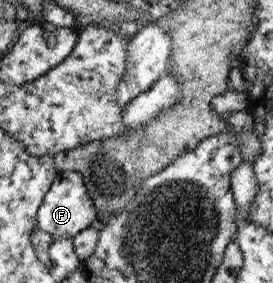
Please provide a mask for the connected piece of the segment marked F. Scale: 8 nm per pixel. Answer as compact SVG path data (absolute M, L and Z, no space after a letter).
M58 172L37 211L37 227L48 236L49 242L60 237L74 238L84 229L99 224L100 220L101 217L86 190L83 178L77 172Z

